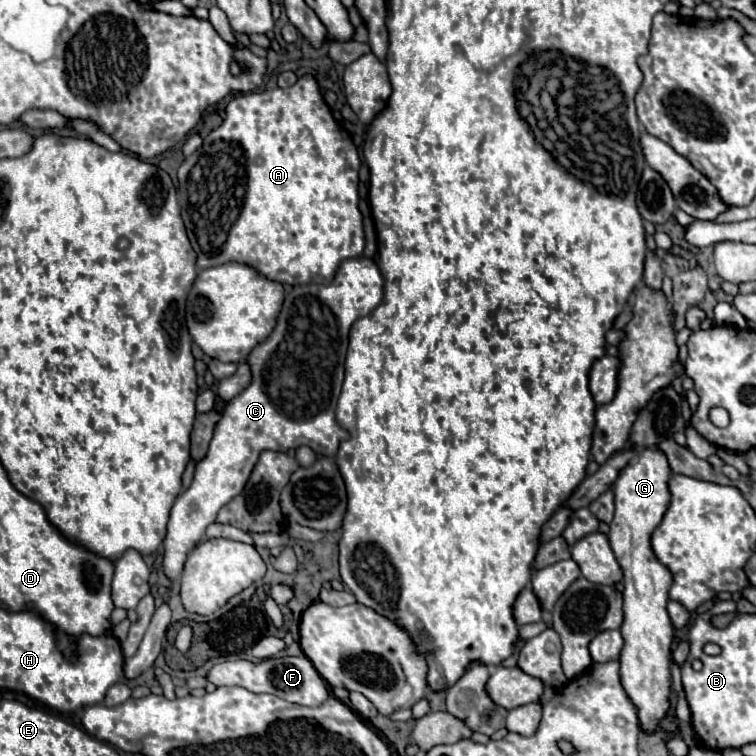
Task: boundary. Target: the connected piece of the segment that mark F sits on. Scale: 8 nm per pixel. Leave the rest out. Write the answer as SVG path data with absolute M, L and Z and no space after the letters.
M301 655L301 657L271 657L271 659L263 659L259 663L245 661L245 659L223 661L223 663L213 665L209 669L209 673L205 675L205 679L217 687L219 685L239 685L251 693L271 693L271 695L277 695L289 703L307 705L307 707L317 707L329 697L327 683L321 679L317 669L305 655Z

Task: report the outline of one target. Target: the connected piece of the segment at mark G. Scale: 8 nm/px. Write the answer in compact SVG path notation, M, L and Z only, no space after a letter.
M643 449L637 457L635 463L629 463L617 477L613 493L615 493L615 517L611 521L611 531L609 531L609 543L611 549L623 569L623 583L625 583L625 591L623 591L623 611L625 611L625 621L621 625L621 635L625 639L625 647L621 651L619 657L619 675L621 675L621 685L627 693L627 697L633 701L633 705L637 707L637 717L639 717L639 729L645 733L655 733L661 731L661 721L669 715L671 711L671 643L673 643L673 625L671 619L667 615L667 601L669 601L669 587L673 583L671 571L661 565L657 561L657 557L651 551L651 533L657 529L657 525L661 523L667 507L669 507L669 499L671 499L671 491L669 491L669 477L671 477L671 467L667 461L667 455L661 449Z

